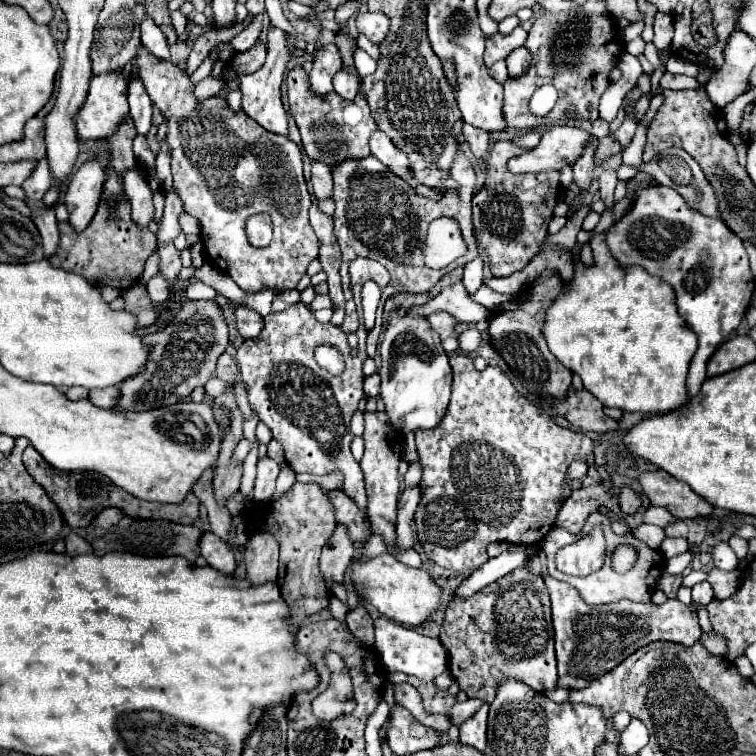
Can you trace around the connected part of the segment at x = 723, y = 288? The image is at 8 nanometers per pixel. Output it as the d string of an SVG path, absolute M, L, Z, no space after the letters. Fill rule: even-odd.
M656 184L639 192L627 214L607 232L607 244L623 268L641 266L675 288L679 314L699 338L699 348L691 360L687 378L689 396L697 396L707 378L709 358L741 324L755 292L743 242L729 232L723 220L693 210L681 194Z

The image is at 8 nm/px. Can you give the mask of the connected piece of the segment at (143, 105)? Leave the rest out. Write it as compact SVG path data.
M133 76L129 82L129 106L131 106L131 120L135 124L137 134L147 134L151 128L151 108L153 102L149 100L149 94L141 82L139 76Z

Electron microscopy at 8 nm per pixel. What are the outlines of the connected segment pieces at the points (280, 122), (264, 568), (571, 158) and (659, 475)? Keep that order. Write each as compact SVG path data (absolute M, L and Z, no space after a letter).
M269 26L269 46L267 46L267 60L265 64L255 72L255 74L241 74L237 78L239 82L239 90L243 92L243 110L249 118L253 118L257 124L261 124L265 130L273 132L273 134L281 134L287 136L287 112L281 104L281 82L283 82L283 74L287 68L287 62L291 60L291 50L287 46L287 34L281 28Z
M257 530L245 546L245 566L247 578L255 586L277 580L277 560L279 544L271 532Z
M553 126L545 130L537 148L511 158L507 168L513 174L537 174L543 170L561 170L565 166L573 166L577 156L583 156L589 140L593 140L593 134L583 128Z
M665 470L645 472L639 478L643 492L649 496L653 506L663 506L681 520L687 518L707 518L713 512L713 506L681 480L675 480Z

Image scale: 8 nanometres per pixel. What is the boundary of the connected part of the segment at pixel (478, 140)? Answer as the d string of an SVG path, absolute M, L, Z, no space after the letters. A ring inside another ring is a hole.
M463 124L463 138L469 144L477 164L485 164L489 154L489 134L473 128L471 124Z

